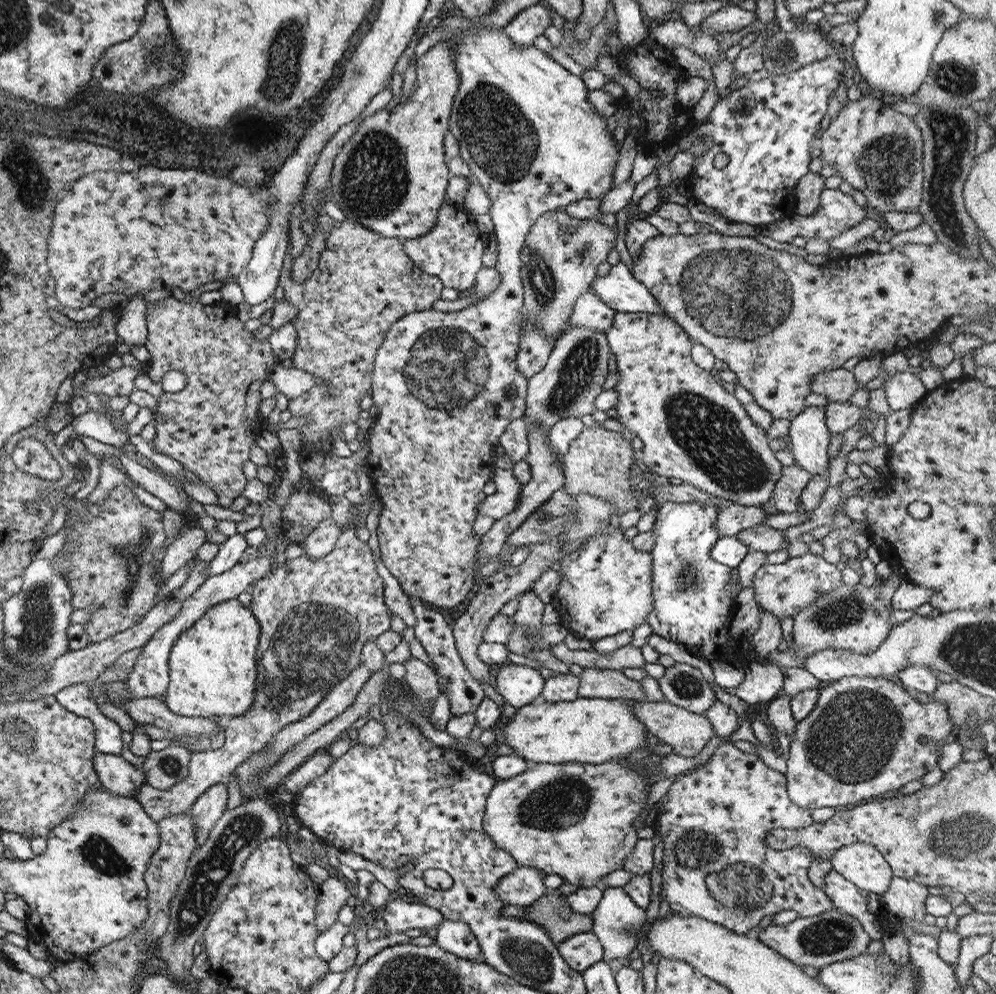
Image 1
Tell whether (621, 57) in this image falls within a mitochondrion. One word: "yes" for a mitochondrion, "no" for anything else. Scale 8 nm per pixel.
no

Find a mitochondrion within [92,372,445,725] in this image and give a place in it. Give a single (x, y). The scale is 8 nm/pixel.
(312, 646)

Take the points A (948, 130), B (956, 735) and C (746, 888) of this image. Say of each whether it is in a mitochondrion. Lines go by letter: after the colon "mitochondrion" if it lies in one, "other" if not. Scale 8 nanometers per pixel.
A: mitochondrion
B: other
C: mitochondrion

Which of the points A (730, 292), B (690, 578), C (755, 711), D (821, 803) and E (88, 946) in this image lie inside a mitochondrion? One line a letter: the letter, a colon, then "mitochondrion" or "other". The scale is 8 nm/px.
A: mitochondrion
B: mitochondrion
C: other
D: other
E: other

